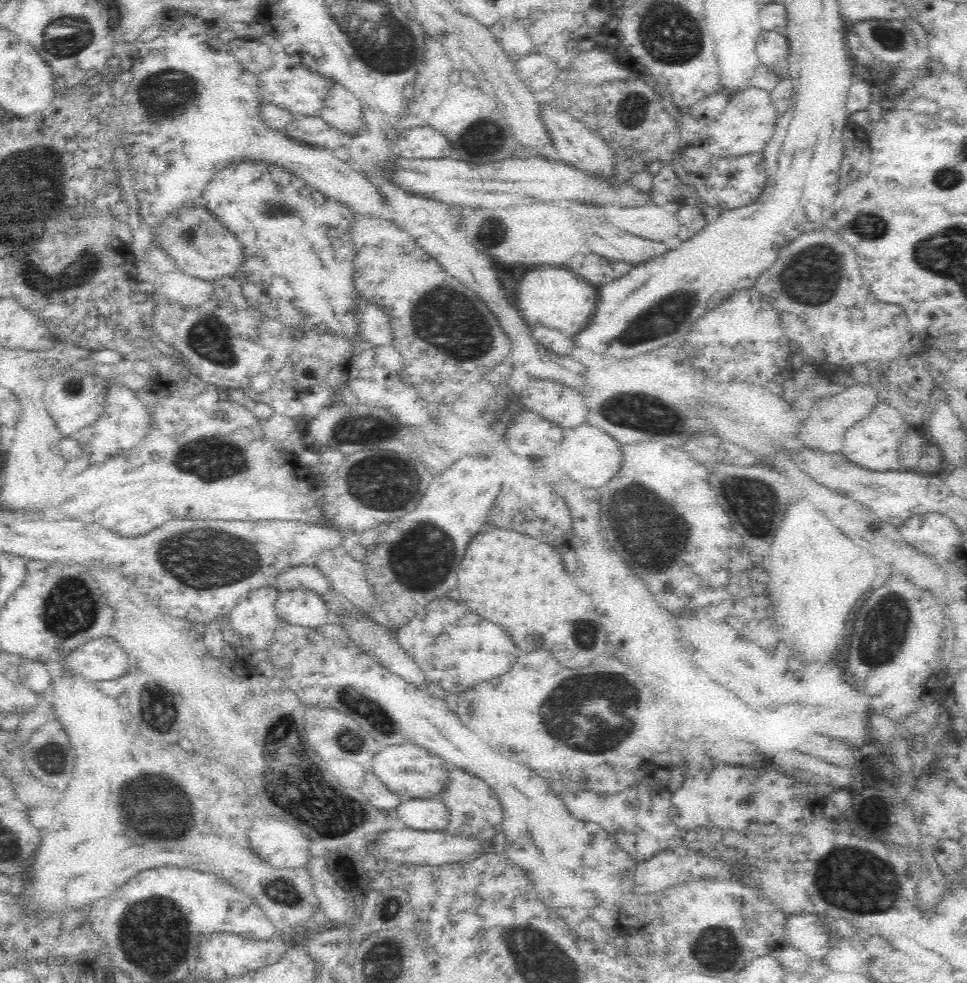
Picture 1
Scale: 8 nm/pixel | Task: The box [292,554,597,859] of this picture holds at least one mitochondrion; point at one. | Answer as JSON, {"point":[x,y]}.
{"point":[366,708]}

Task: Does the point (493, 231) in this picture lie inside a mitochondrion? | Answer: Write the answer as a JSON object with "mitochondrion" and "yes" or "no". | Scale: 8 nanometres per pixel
{"mitochondrion":"yes"}

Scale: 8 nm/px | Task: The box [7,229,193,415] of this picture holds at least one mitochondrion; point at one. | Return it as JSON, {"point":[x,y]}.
{"point":[85,263]}

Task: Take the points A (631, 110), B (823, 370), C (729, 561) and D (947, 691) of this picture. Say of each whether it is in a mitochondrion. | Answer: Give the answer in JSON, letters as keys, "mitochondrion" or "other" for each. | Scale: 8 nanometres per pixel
{"A":"mitochondrion","B":"other","C":"other","D":"other"}

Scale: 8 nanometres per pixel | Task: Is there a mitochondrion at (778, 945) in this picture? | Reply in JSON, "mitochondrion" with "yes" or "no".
{"mitochondrion":"no"}

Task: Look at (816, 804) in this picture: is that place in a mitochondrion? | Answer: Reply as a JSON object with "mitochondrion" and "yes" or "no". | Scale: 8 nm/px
{"mitochondrion":"no"}

